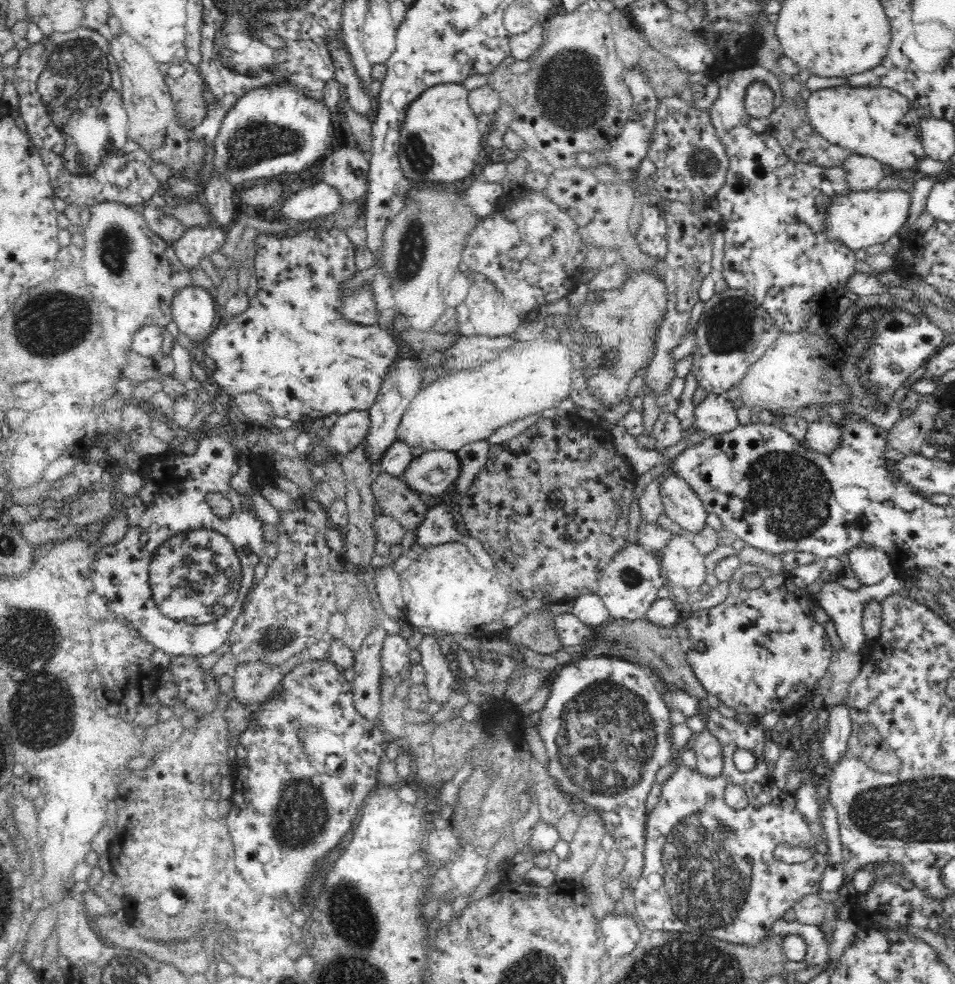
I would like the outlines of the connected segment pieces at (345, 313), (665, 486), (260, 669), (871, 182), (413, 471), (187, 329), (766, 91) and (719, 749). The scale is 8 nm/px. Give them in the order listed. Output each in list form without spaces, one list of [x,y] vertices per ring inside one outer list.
[[[369,282],[364,287],[358,287],[352,296],[343,300],[340,317],[349,324],[372,326],[377,324],[377,308],[375,308],[374,290],[370,289]]]
[[[668,475],[661,481],[664,521],[690,536],[710,524],[710,513],[701,498],[684,479]]]
[[[296,660],[275,667],[262,661],[240,663],[231,675],[230,693],[244,705],[258,705],[273,693],[282,676],[292,668],[296,668]]]
[[[851,153],[842,163],[848,188],[852,191],[876,189],[894,181],[889,170],[884,170],[882,163],[875,158]]]
[[[422,451],[414,455],[400,478],[430,501],[451,489],[461,470],[458,455],[448,451]]]
[[[194,283],[175,293],[171,303],[171,328],[180,338],[204,340],[215,331],[216,310],[213,297]]]
[[[762,81],[750,84],[744,94],[746,120],[767,121],[776,106],[776,96],[776,92]]]
[[[708,730],[694,735],[689,750],[693,753],[693,766],[706,777],[718,777],[725,772],[726,748]]]

